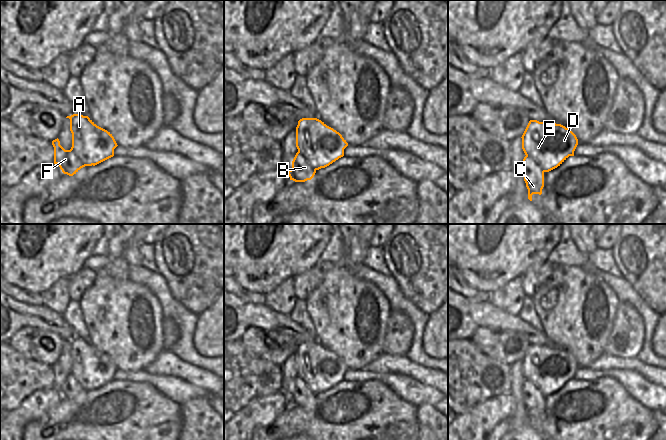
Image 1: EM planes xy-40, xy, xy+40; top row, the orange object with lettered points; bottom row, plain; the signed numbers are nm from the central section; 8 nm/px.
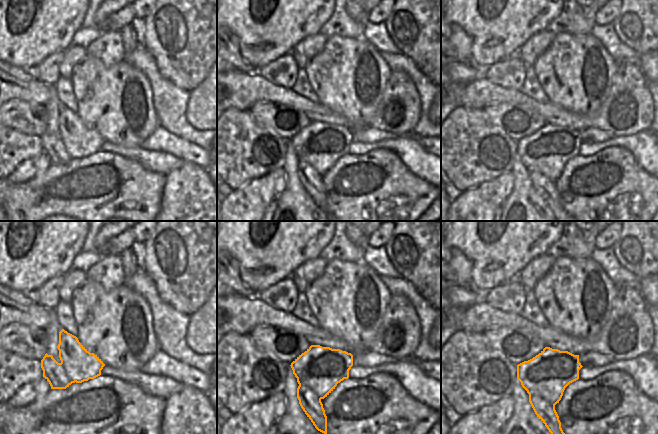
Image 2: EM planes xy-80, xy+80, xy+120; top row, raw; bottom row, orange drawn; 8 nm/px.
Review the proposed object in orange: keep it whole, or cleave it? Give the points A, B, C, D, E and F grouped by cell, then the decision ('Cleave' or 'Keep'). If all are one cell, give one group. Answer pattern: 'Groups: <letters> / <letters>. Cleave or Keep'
Groups: A D E / B C F. Cleave

